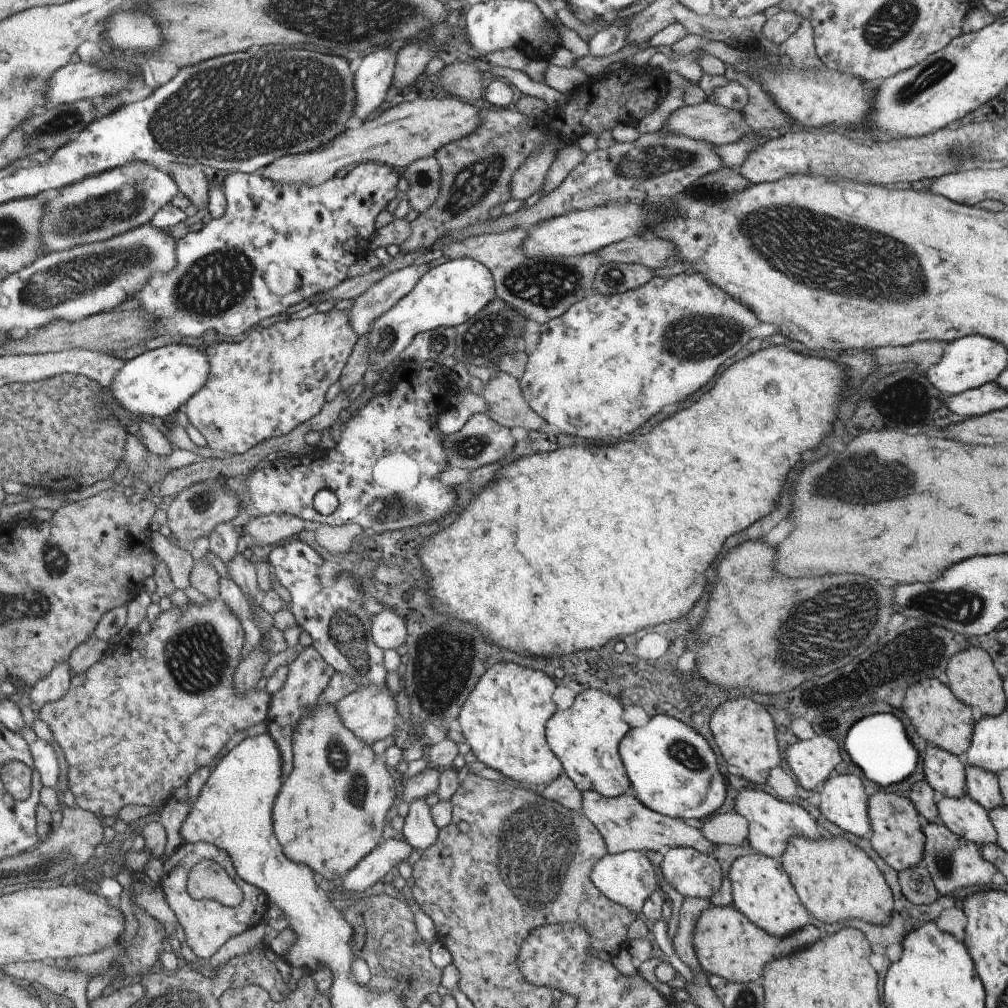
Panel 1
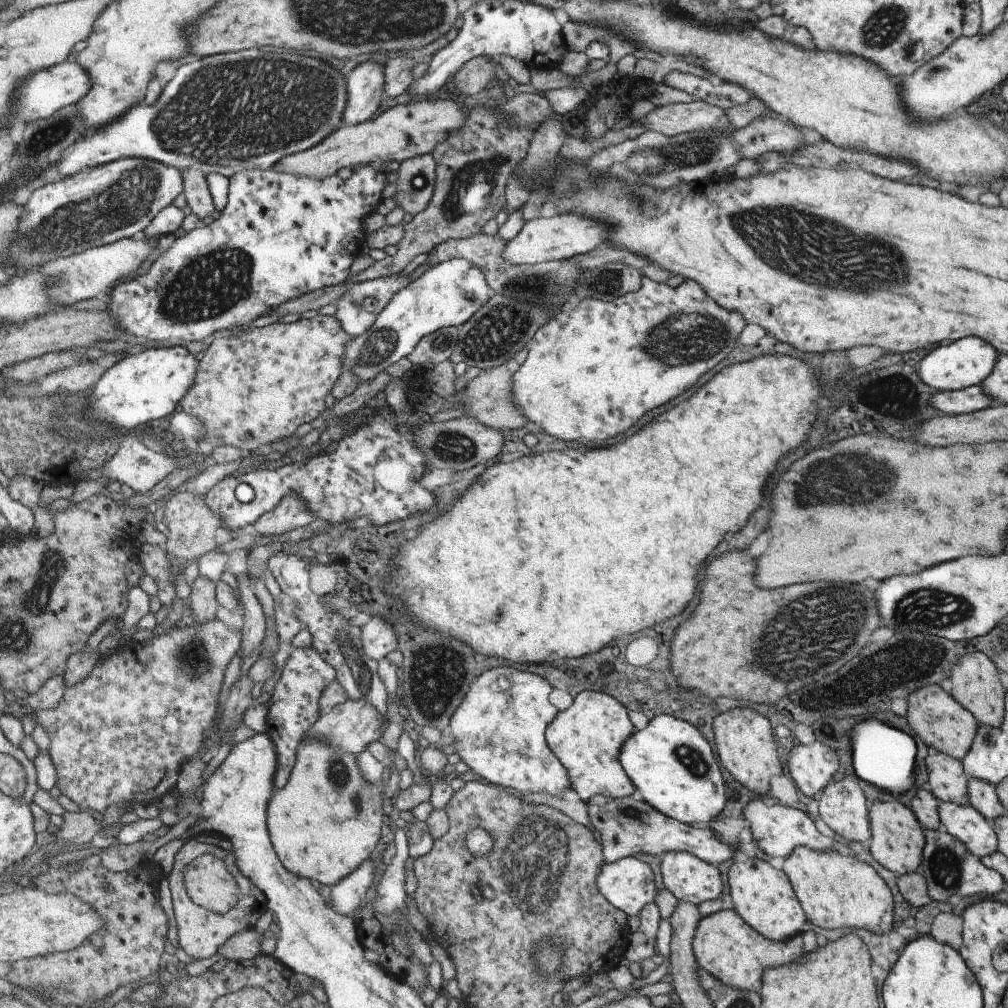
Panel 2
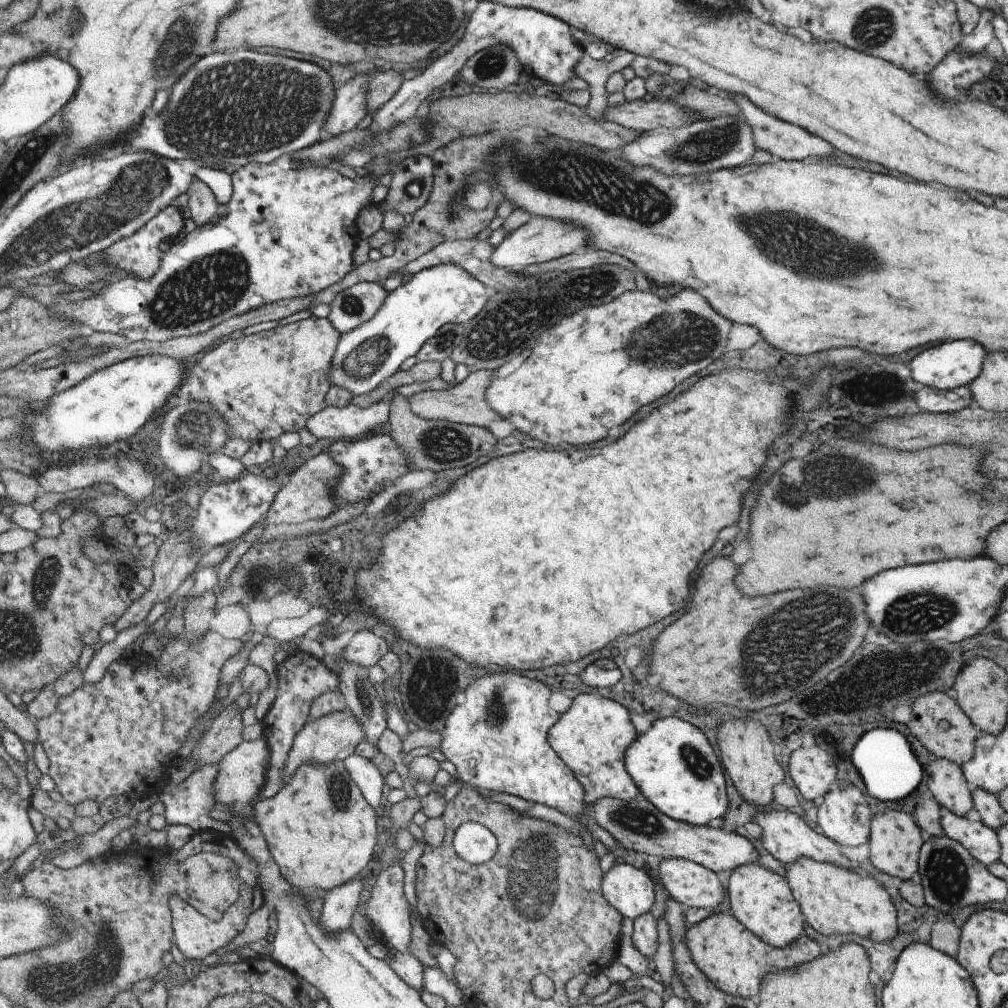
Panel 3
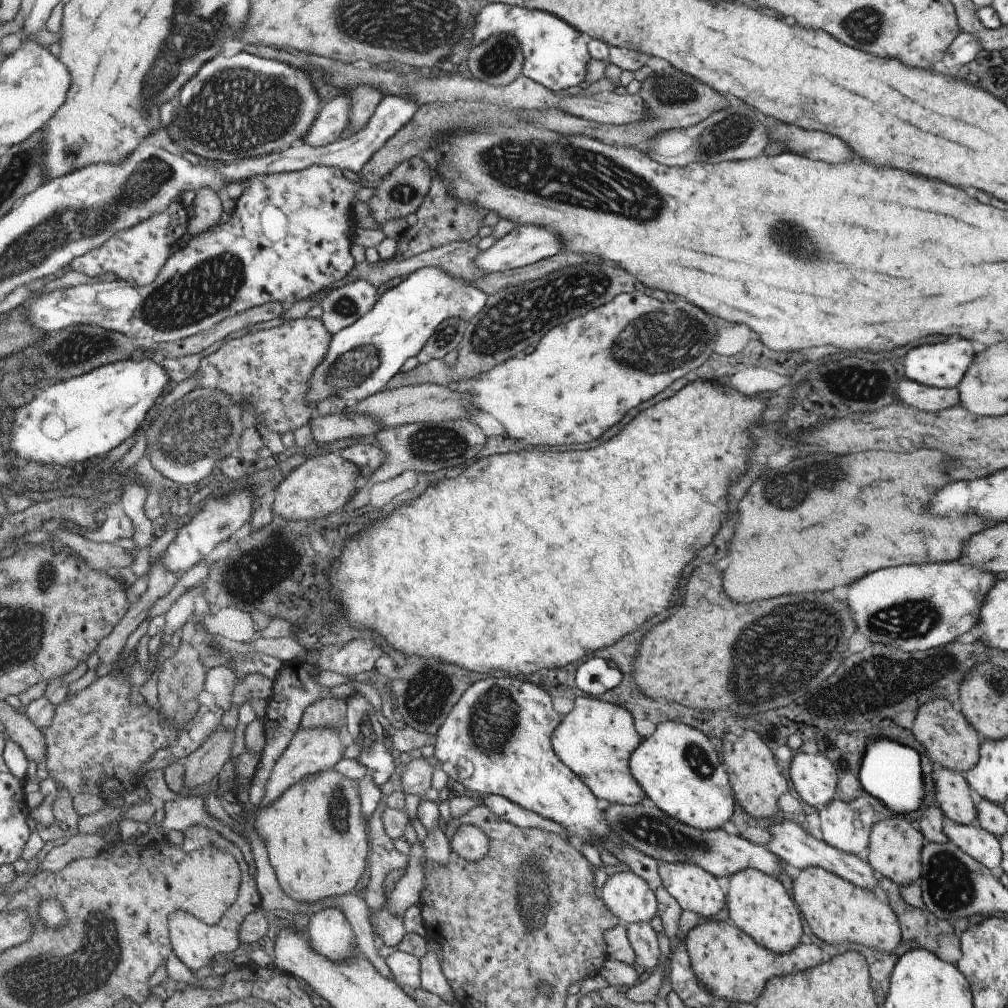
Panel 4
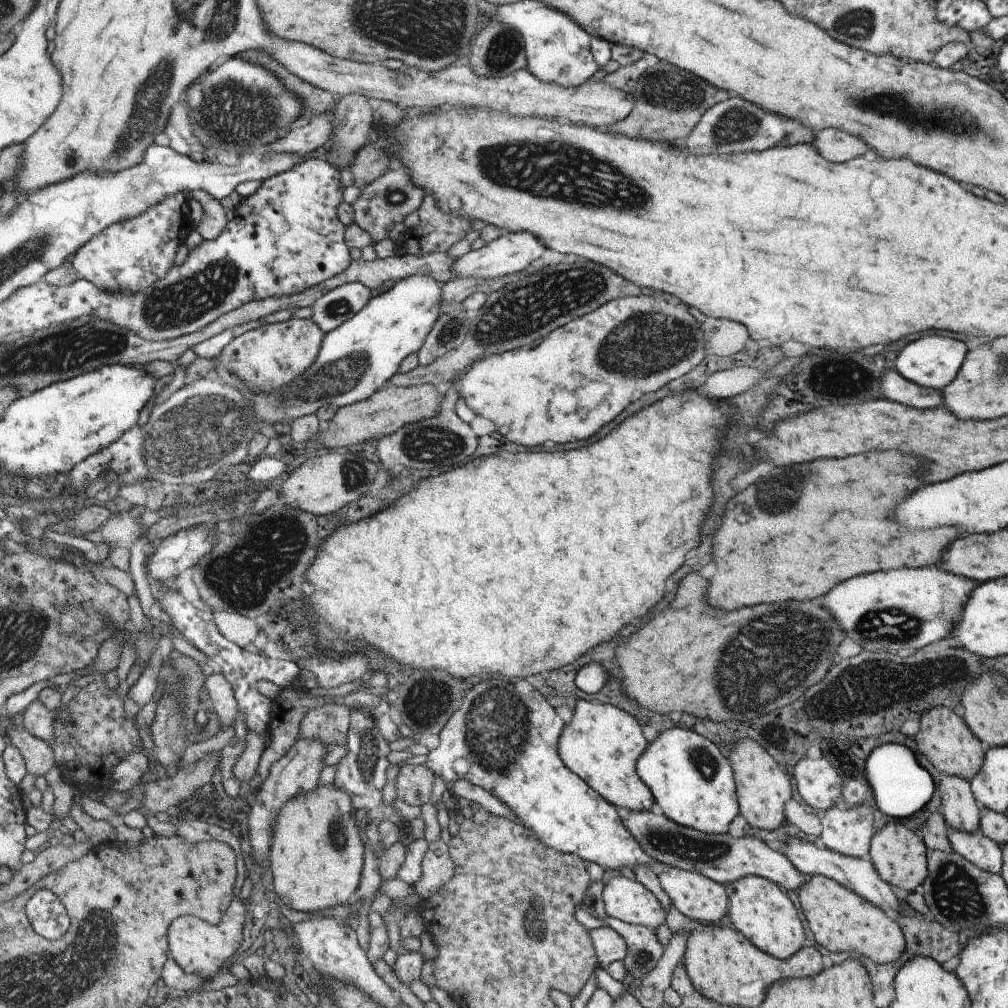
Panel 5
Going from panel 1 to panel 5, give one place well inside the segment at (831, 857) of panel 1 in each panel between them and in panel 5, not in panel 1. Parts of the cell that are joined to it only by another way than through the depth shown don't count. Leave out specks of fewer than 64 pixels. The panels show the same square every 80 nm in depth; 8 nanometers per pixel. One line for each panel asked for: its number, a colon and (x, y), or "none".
2: (835, 891)
3: (832, 900)
4: (836, 911)
5: (839, 919)

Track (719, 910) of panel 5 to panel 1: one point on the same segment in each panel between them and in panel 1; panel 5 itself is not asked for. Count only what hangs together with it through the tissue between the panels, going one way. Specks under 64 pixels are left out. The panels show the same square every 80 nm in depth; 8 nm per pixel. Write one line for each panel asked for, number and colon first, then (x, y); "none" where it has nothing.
1: (690, 872)
2: (689, 879)
3: (690, 884)
4: (694, 890)

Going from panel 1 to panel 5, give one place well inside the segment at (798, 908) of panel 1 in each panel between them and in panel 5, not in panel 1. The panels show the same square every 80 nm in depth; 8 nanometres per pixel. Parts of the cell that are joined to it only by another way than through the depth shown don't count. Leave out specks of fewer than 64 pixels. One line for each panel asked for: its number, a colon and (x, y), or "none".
2: (762, 896)
3: (761, 900)
4: (757, 903)
5: (758, 908)

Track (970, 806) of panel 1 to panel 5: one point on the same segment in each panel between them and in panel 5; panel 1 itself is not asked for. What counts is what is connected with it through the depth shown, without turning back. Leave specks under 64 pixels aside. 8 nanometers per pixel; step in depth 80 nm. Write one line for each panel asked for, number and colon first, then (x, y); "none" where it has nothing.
2: (963, 822)
3: (980, 841)
4: (981, 846)
5: (978, 849)

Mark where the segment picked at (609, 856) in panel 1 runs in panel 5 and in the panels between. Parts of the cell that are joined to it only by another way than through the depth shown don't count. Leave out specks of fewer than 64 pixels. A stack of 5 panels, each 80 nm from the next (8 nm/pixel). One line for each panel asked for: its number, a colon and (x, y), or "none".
2: (627, 883)
3: (628, 889)
4: (627, 895)
5: (629, 901)

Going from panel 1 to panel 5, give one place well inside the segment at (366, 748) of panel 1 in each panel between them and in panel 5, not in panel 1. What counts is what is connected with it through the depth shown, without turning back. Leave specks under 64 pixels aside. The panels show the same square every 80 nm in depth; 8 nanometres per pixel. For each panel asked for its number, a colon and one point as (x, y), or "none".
2: (327, 820)
3: (320, 828)
4: (317, 837)
5: (316, 861)

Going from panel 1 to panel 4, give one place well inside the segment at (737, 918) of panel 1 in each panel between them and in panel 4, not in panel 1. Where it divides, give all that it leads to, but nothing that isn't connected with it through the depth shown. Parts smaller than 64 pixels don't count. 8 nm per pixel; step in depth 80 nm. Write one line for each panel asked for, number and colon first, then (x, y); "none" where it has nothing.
2: (724, 946)
3: (734, 960)
4: (727, 962)

